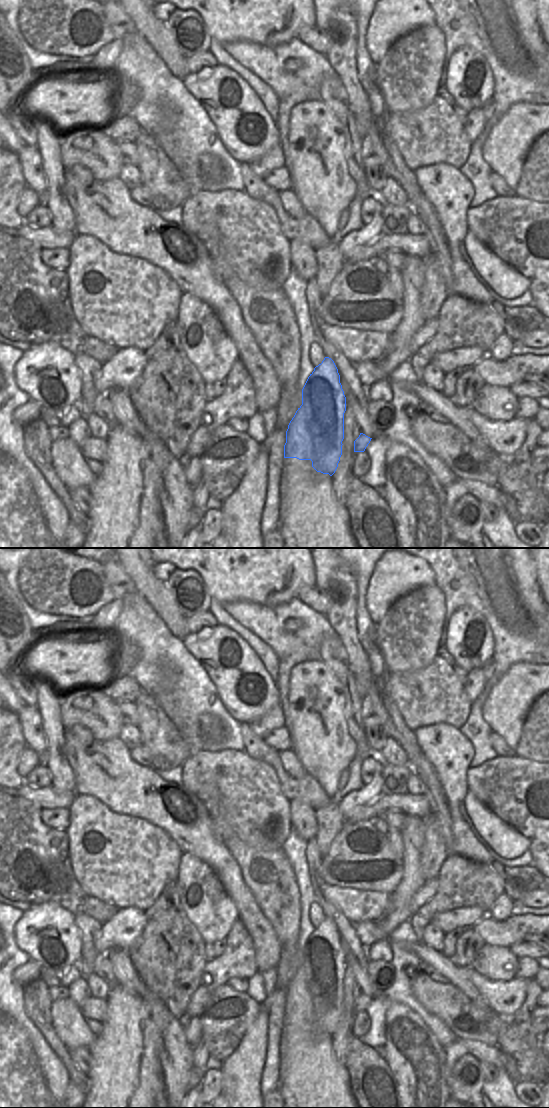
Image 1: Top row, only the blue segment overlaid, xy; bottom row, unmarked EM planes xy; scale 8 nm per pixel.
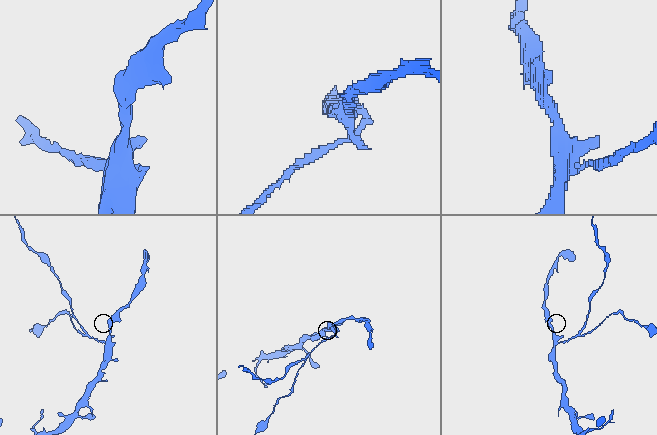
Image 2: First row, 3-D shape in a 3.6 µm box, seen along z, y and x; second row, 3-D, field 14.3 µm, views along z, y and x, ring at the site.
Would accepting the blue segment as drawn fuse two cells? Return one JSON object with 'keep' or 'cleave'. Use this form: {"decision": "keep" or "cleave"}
{"decision": "cleave"}

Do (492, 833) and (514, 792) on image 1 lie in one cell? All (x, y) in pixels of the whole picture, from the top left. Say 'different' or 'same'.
different

